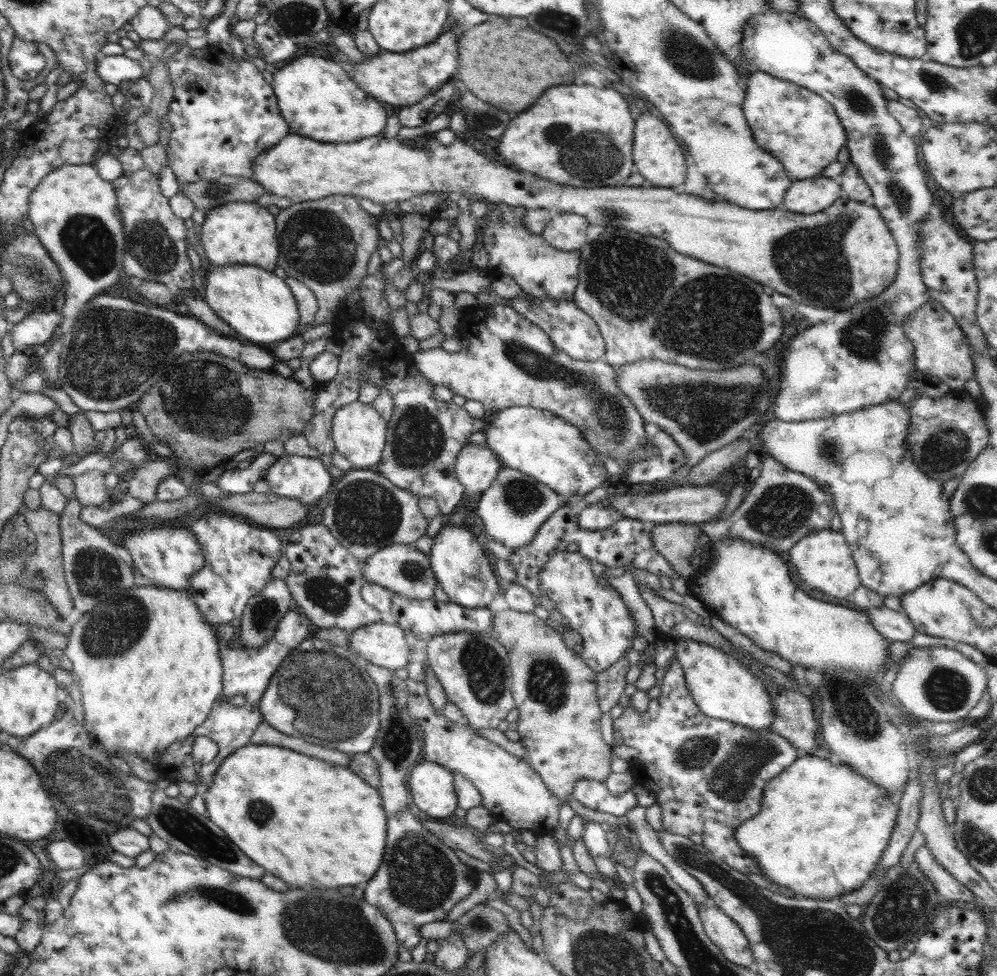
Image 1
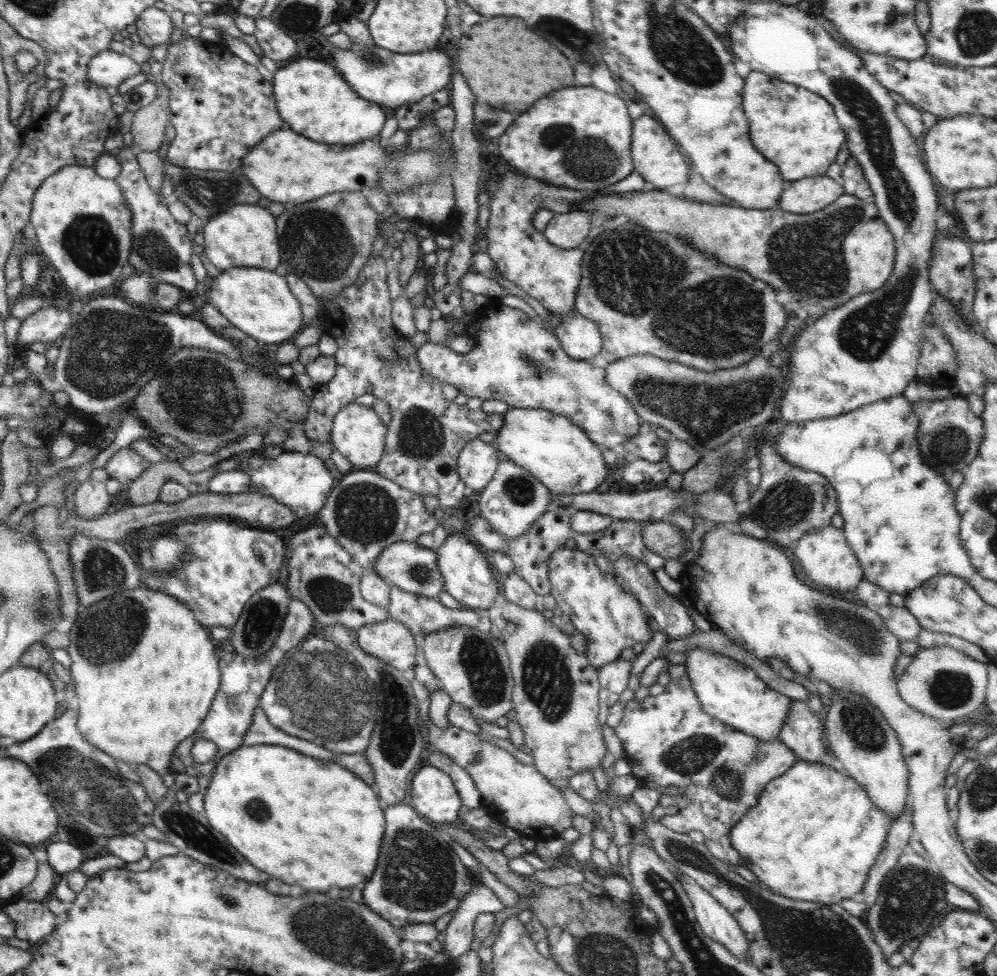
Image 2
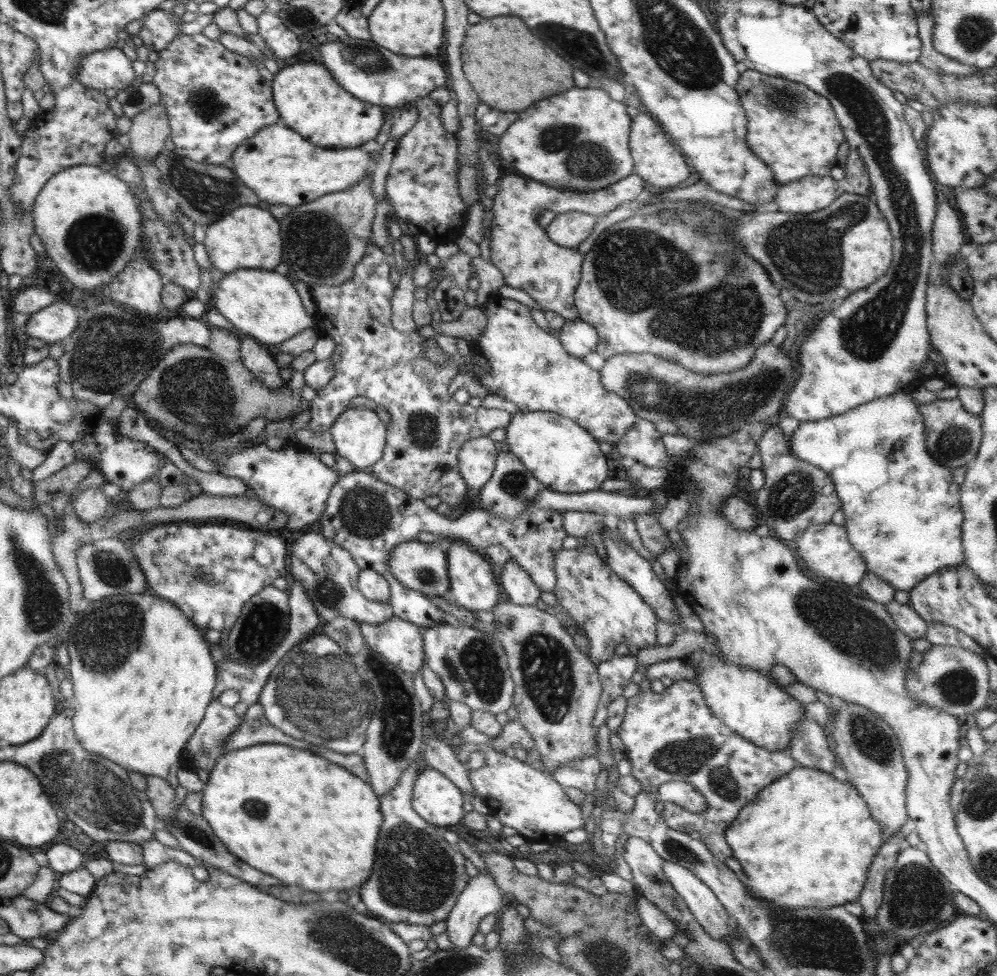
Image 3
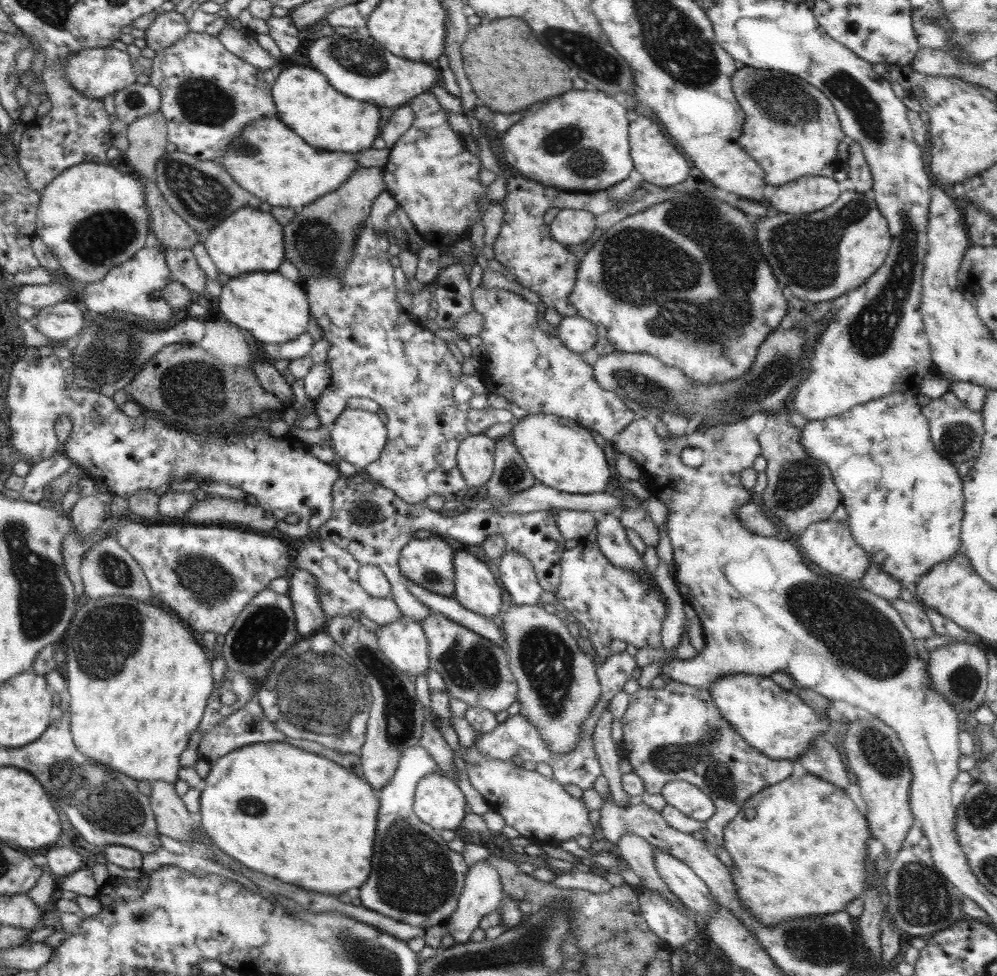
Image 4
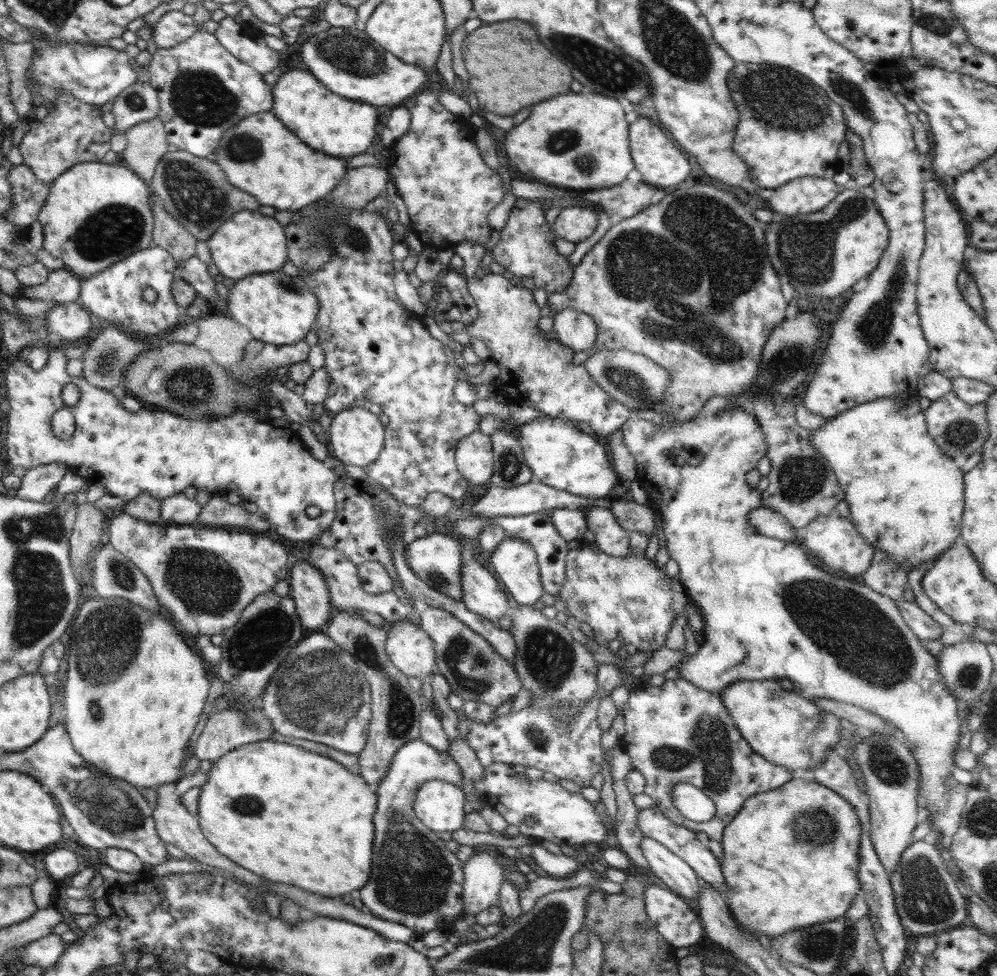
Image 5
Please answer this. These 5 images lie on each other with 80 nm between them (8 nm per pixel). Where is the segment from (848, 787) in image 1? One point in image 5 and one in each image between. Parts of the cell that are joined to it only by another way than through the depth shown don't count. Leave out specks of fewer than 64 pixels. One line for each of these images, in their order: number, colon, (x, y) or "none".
2: (814, 834)
3: (778, 839)
4: (776, 841)
5: (781, 874)

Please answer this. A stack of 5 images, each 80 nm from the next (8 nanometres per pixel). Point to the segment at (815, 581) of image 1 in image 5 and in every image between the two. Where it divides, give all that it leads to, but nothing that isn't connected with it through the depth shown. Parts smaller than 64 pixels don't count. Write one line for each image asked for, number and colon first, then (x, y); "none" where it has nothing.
2: (825, 555)
3: (825, 548)
4: (829, 544)
5: (833, 539)

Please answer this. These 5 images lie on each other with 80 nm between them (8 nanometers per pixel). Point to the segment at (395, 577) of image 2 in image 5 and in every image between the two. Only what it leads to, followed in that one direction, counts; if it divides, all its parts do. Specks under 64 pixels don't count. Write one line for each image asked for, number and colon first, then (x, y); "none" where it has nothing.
3: (421, 566)
4: (429, 563)
5: (436, 560)

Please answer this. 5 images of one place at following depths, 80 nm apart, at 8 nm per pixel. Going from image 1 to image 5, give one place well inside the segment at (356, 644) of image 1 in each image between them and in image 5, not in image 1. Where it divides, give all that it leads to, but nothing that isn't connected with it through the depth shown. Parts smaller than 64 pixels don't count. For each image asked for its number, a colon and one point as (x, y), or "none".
2: (391, 641)
3: (400, 642)
4: (403, 642)
5: (408, 646)

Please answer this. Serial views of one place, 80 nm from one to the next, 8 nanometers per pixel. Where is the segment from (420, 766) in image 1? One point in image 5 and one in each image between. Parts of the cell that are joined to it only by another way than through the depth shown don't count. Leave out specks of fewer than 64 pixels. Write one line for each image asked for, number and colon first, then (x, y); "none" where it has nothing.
2: (433, 794)
3: (435, 798)
4: (439, 802)
5: (438, 804)

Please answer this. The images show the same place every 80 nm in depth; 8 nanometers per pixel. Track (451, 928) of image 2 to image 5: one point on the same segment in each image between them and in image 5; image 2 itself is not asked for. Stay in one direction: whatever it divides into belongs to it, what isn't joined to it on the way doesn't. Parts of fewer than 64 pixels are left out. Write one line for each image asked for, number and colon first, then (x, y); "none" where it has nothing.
3: (481, 897)
4: (482, 893)
5: (483, 877)

